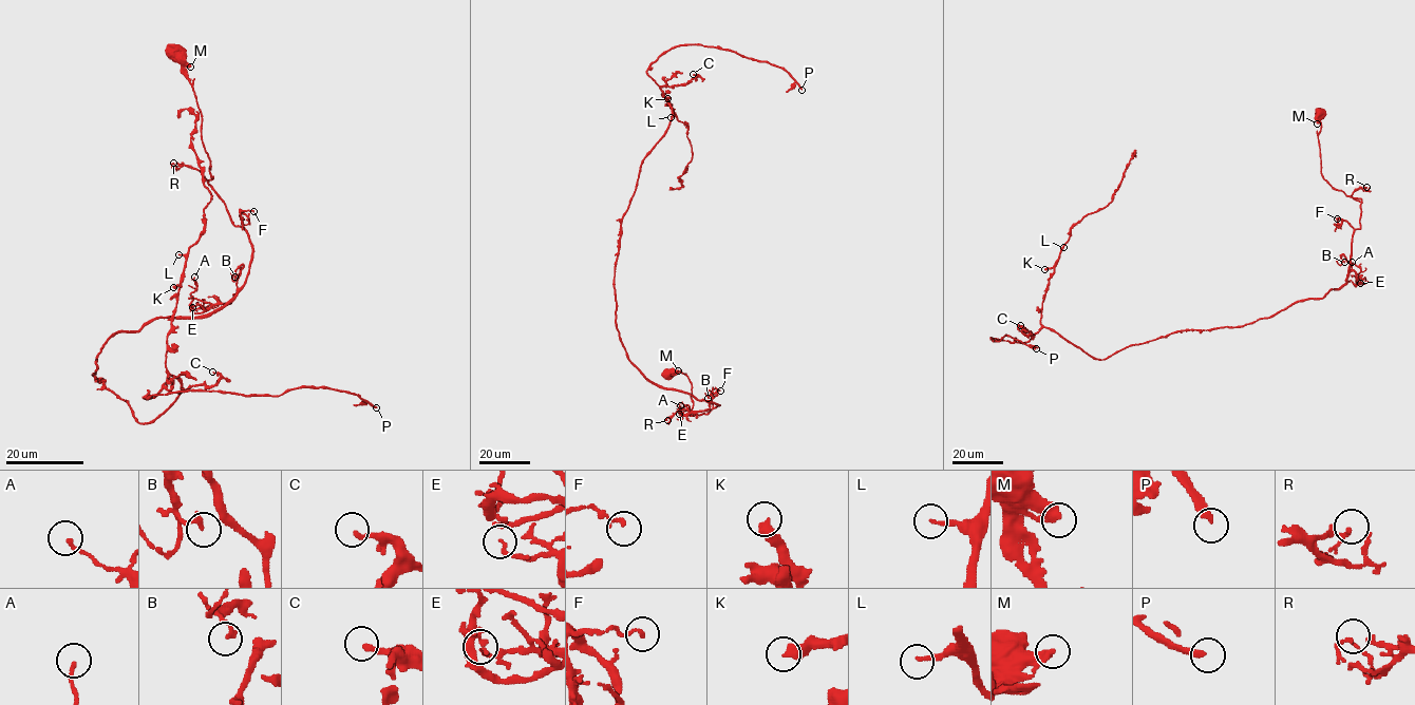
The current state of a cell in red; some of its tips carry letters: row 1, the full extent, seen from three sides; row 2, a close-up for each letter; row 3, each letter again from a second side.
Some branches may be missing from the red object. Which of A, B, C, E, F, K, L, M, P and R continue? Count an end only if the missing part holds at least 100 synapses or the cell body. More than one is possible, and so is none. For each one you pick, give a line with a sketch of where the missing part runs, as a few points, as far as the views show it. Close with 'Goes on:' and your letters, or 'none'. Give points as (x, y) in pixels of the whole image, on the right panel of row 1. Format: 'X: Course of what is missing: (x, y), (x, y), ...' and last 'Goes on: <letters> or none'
P: Course of what is missing: (1036, 348), (1046, 353), (1063, 339), (1063, 330)
Goes on: P

